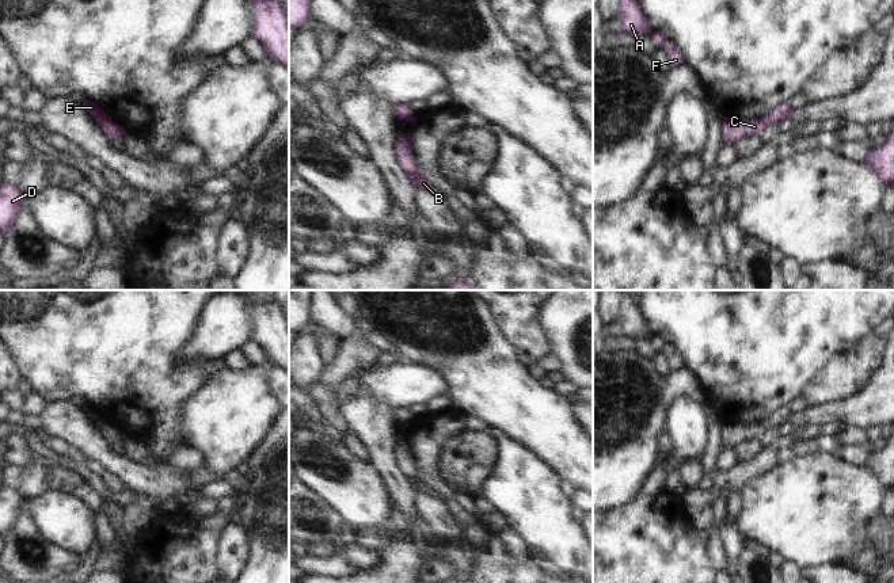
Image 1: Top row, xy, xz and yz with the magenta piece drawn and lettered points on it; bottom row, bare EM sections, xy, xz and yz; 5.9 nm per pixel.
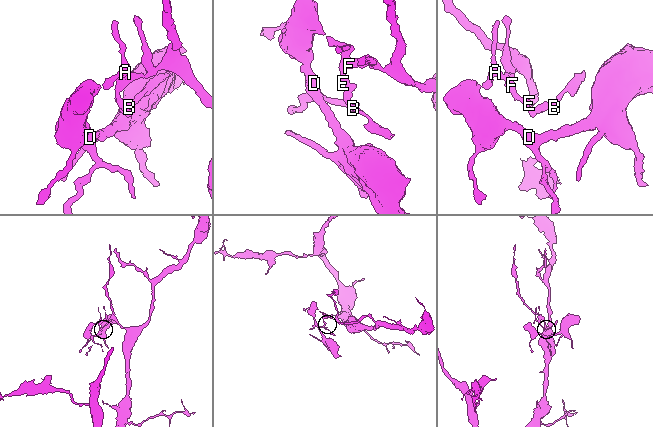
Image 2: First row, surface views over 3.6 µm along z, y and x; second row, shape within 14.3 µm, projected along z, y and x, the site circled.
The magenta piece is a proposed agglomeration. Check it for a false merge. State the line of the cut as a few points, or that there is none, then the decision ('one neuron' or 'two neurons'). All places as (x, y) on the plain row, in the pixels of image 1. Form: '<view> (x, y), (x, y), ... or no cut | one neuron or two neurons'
xy (109, 420), (99, 427) | two neurons

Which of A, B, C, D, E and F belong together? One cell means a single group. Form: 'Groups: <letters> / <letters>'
Groups: A D E F / B C.

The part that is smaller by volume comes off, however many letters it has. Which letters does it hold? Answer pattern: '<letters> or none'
B, C

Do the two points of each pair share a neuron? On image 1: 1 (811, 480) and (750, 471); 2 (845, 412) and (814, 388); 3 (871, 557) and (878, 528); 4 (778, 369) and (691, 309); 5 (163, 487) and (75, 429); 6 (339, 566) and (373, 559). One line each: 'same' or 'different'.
1: different
2: different
3: same
4: same
5: same
6: same

